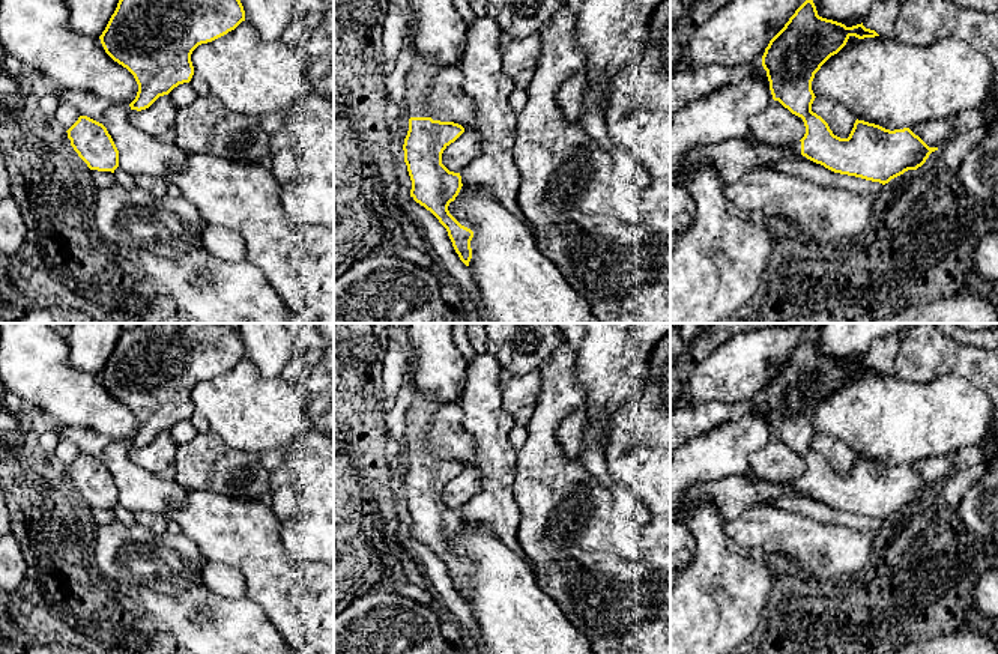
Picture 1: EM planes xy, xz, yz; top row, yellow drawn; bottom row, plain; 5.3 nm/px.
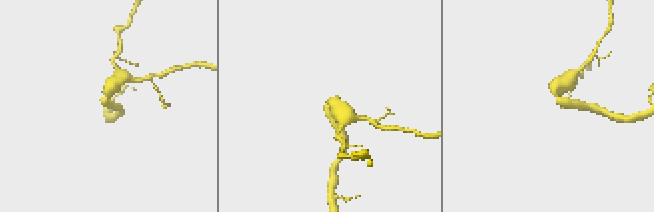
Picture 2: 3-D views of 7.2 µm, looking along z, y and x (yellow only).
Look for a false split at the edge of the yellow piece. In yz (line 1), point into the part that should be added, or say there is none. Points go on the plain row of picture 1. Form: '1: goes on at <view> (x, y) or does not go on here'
1: goes on at yz (795, 484)

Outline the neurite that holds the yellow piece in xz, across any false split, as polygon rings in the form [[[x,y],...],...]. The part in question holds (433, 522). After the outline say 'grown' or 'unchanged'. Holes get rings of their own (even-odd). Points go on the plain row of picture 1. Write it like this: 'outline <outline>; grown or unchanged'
outline [[[407,323],[386,325],[391,328],[389,340],[404,353],[403,383],[409,382],[415,386],[415,397],[406,413],[403,438],[410,453],[403,481],[404,499],[412,517],[410,534],[439,556],[446,565],[460,597],[469,603],[473,568],[461,562],[448,547],[449,540],[455,537],[463,523],[461,513],[442,501],[443,487],[464,469],[464,465],[454,459],[440,459],[430,454],[427,431],[443,401],[418,388],[410,376],[413,352]]]; grown

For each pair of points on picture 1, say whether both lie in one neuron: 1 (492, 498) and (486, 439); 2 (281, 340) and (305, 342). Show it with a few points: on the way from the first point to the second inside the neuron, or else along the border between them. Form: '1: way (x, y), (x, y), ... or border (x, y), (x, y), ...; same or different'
1: way (492, 483), (492, 454); same
2: border (295, 339), (302, 349); different

